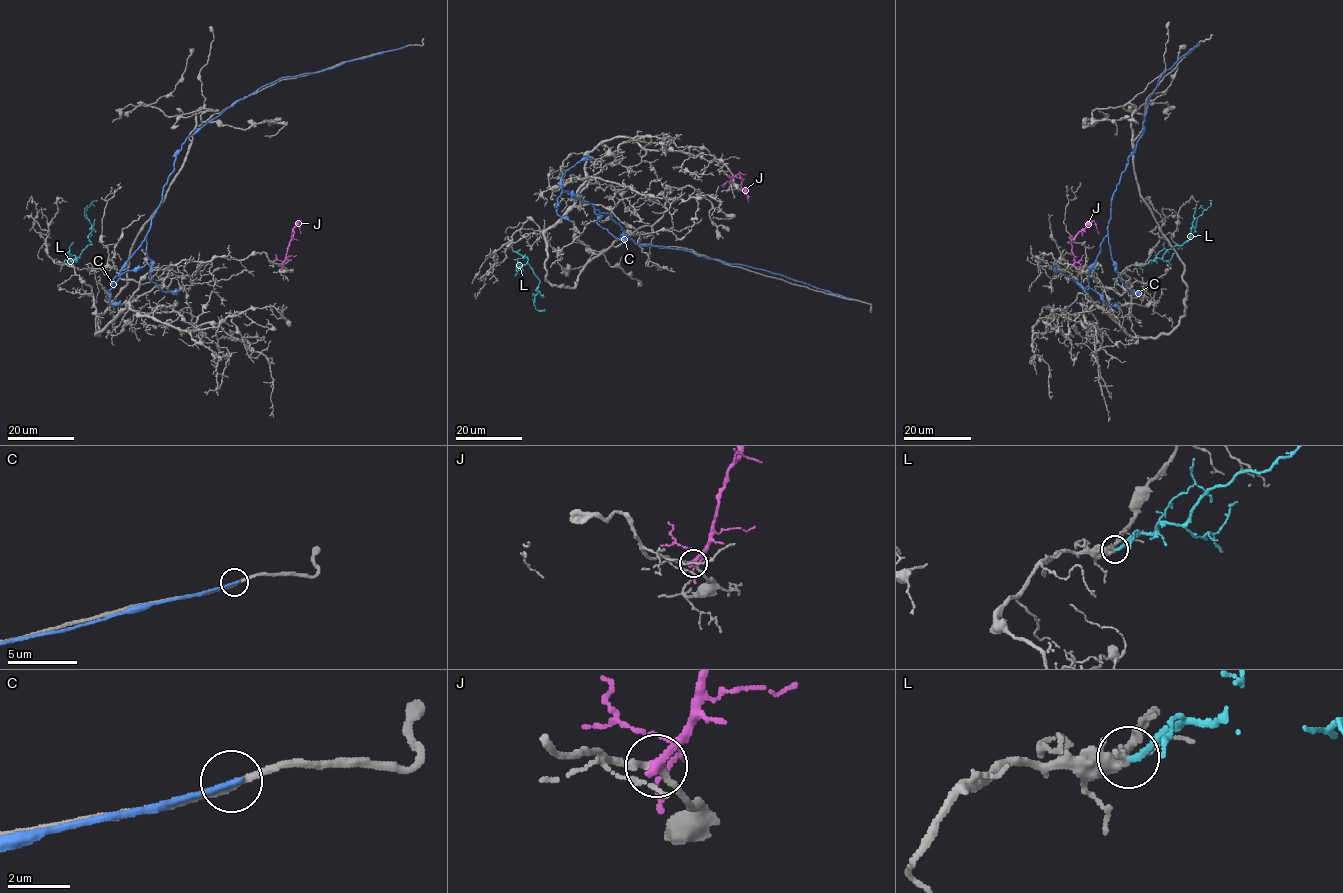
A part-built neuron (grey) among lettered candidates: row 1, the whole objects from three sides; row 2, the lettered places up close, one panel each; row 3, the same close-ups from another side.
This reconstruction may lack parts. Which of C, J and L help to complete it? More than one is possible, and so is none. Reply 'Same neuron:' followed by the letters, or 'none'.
Same neuron: L

